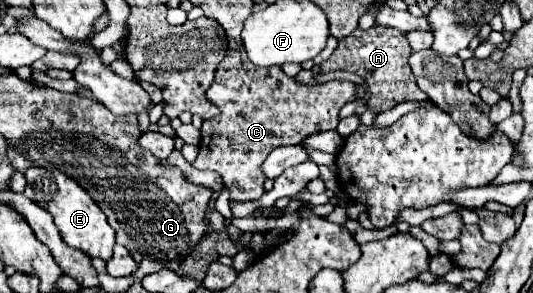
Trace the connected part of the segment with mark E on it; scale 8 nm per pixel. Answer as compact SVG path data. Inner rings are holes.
M30 168L26 172L26 190L24 196L28 196L32 202L48 210L54 218L54 224L58 226L64 242L72 248L82 250L90 258L102 258L108 262L112 258L114 248L114 230L110 228L104 212L96 206L96 202L80 188L74 180L64 176L60 170L46 170L46 168Z

